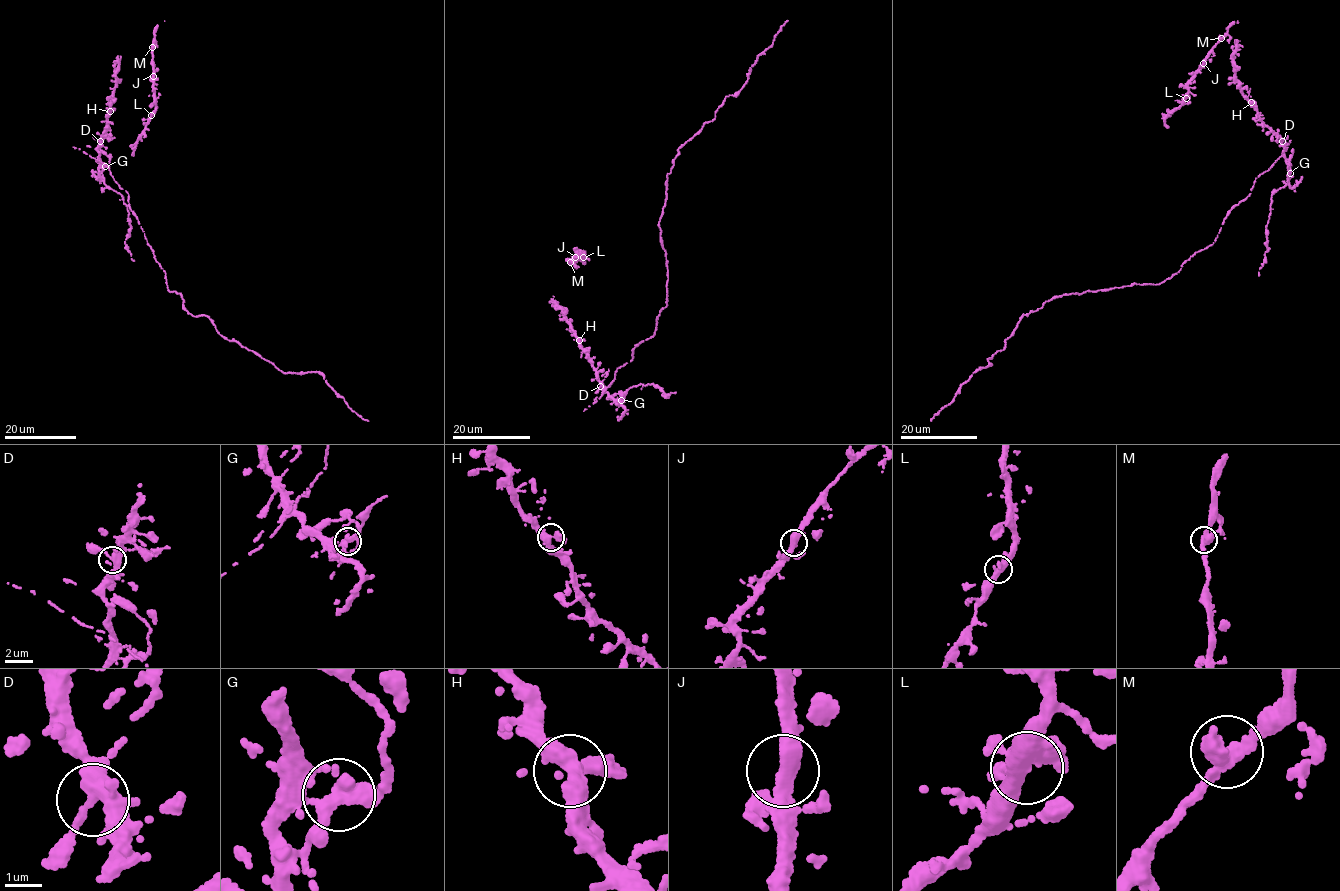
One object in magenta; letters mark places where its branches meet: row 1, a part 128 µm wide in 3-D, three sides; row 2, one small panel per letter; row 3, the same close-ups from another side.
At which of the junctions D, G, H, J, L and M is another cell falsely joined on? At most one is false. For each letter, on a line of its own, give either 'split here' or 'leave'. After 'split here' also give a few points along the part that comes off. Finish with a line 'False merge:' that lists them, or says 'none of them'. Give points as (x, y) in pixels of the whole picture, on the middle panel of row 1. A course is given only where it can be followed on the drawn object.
D: leave
G: split here | (621, 400), (625, 391), (640, 384), (652, 383), (662, 389), (663, 396), (676, 392)
H: leave
J: leave
L: leave
M: leave
False merge: G

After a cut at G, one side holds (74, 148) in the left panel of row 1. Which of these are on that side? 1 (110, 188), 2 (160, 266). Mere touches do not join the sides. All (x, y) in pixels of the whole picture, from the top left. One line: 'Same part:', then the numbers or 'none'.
Same part: 2

